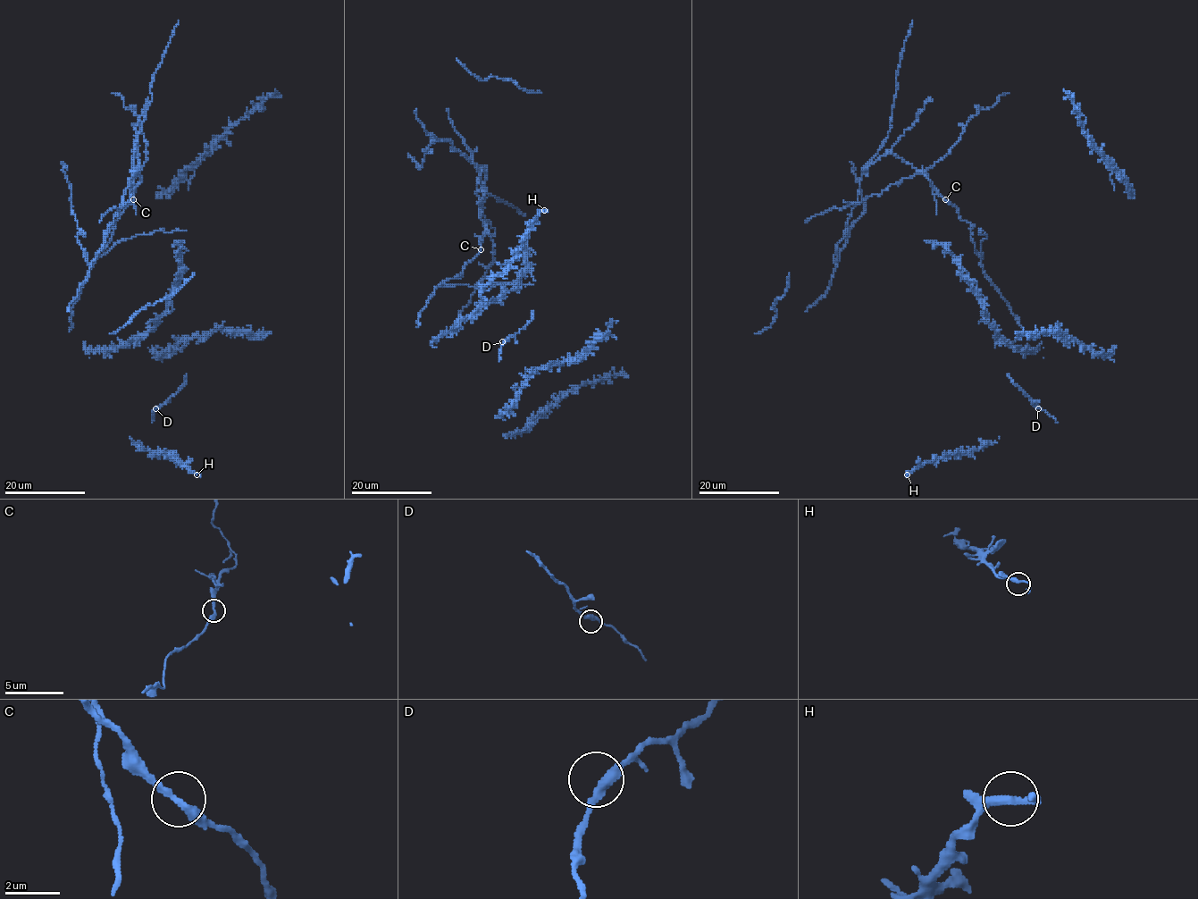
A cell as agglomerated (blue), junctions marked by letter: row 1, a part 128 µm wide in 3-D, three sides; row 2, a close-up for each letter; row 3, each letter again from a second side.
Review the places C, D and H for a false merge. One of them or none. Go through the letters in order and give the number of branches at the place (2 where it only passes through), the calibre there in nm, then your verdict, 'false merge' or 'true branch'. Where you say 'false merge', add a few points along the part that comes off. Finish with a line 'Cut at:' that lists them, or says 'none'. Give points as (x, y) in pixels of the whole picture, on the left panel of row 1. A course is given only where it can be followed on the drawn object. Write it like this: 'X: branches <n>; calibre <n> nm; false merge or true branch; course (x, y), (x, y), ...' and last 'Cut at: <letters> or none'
C: branches 2; calibre 280 nm; false merge
D: branches 2; calibre 320 nm; true branch
H: branches 2; calibre 280 nm; true branch
Cut at: C

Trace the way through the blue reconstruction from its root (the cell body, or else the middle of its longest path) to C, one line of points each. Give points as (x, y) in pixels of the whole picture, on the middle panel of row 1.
C: (458, 275), (463, 275), (463, 265), (481, 248)

